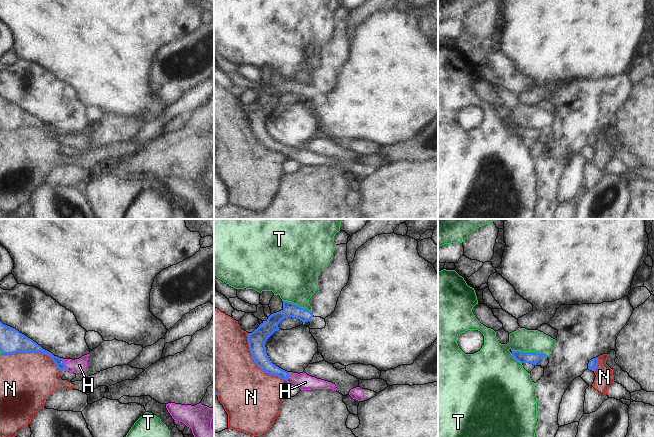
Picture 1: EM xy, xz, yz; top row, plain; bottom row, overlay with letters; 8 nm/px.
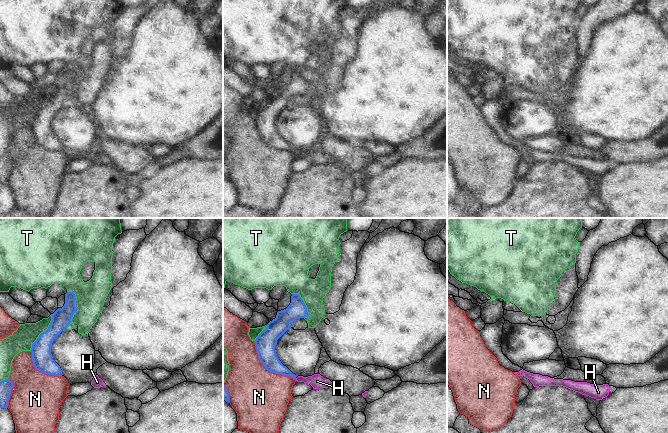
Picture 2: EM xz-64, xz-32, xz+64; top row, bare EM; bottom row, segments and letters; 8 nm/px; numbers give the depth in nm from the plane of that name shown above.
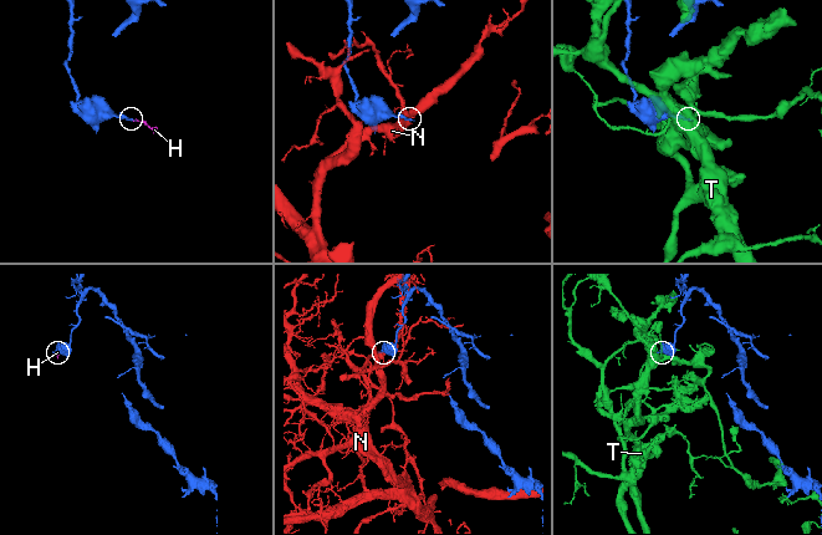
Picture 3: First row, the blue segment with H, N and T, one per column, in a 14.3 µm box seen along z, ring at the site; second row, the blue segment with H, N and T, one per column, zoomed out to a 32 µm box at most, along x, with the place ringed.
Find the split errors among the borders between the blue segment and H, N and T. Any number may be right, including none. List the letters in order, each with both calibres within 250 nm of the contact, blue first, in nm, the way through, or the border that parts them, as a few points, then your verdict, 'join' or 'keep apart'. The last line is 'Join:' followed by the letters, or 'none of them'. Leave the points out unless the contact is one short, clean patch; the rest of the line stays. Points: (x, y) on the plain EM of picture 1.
H: 80/110 nm | across xy (59, 138), (65, 141), (79, 141) | join
N: 140/440 nm | keep apart
T: 100/260 nm | keep apart
Join: H

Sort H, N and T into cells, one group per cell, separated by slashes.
H / N / T

